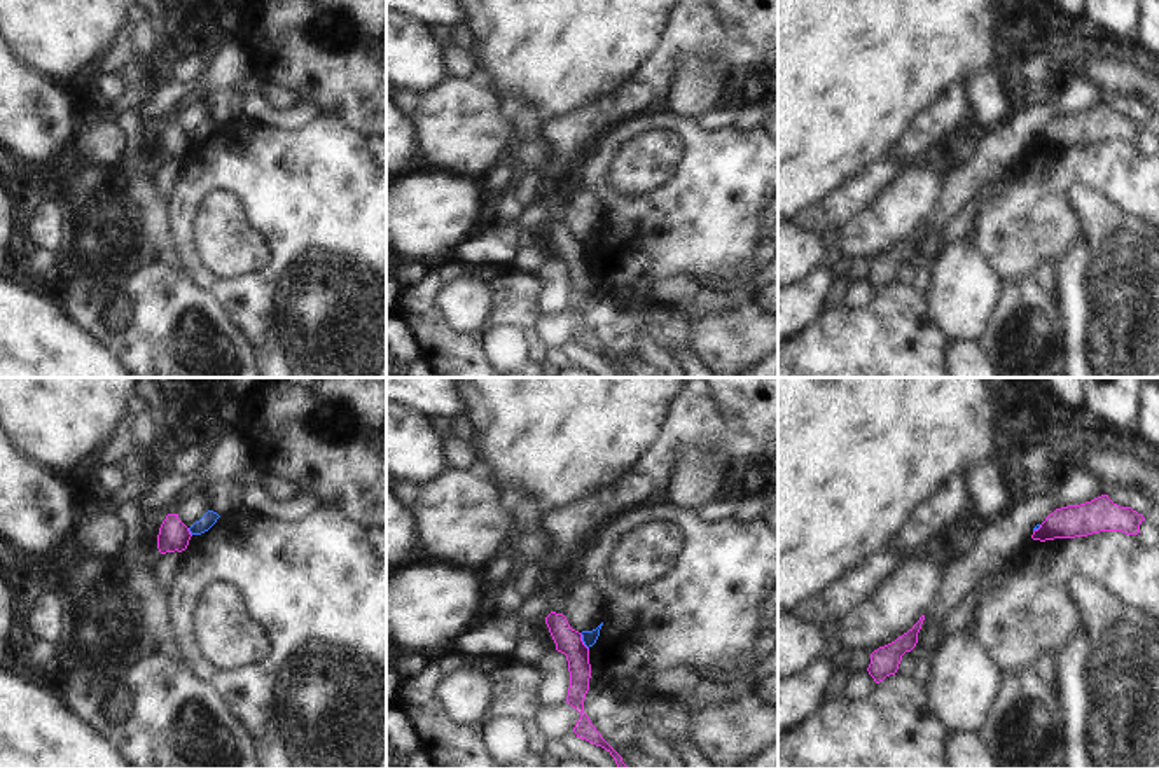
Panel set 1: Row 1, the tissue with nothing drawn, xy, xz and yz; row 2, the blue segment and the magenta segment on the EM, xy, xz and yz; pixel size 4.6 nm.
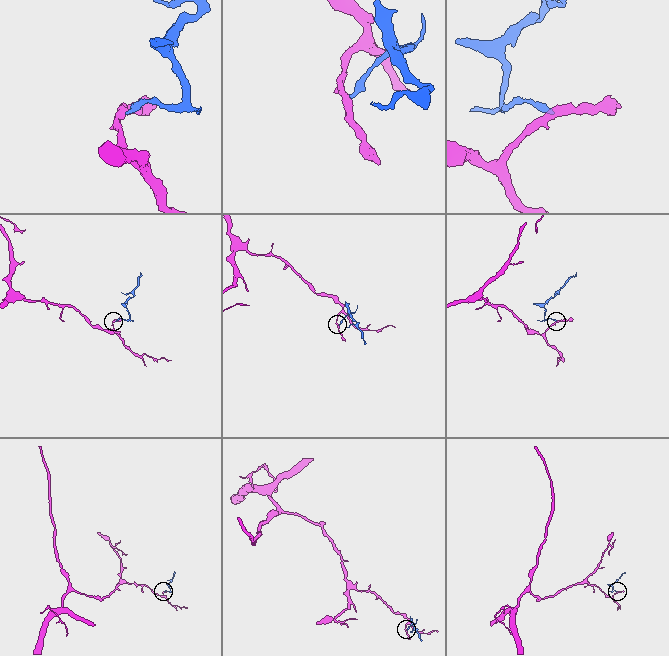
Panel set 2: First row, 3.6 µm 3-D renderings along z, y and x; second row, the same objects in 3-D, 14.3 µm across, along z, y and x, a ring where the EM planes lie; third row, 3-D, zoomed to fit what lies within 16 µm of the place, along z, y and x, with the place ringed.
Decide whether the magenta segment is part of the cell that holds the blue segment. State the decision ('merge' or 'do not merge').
do not merge

